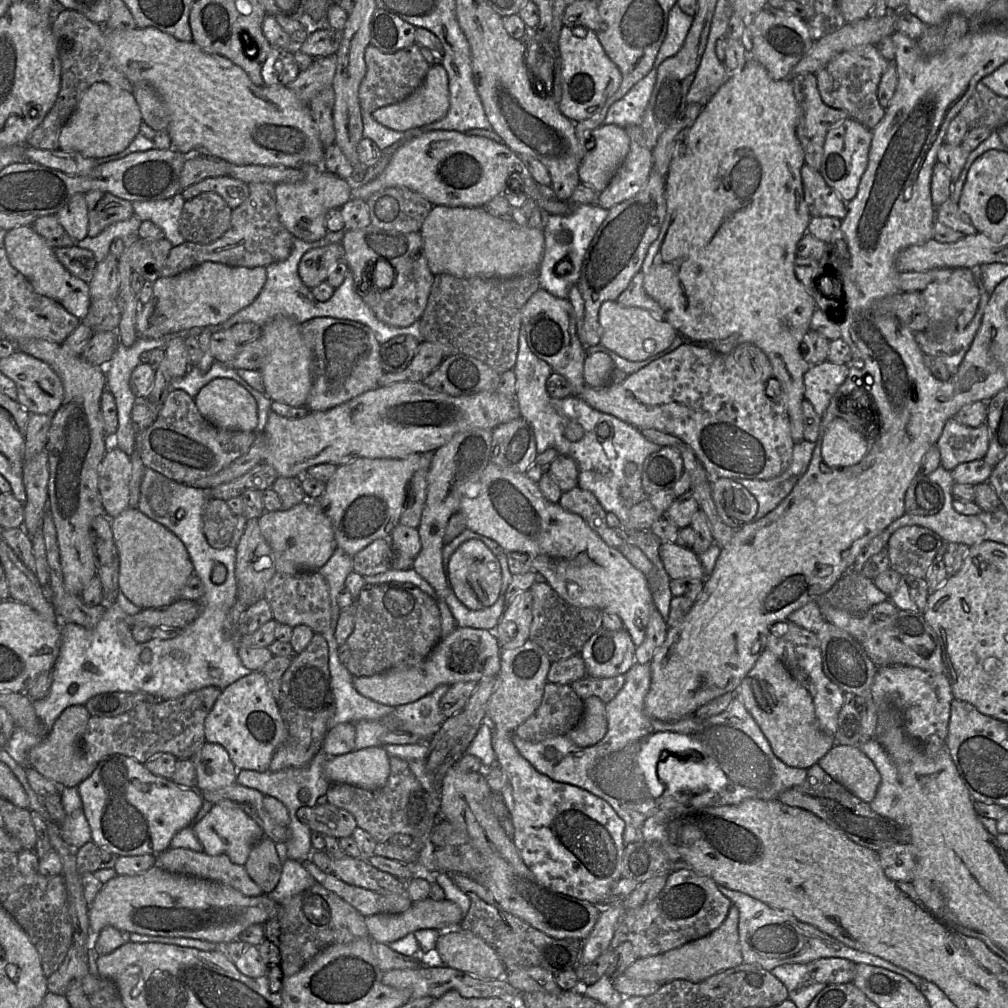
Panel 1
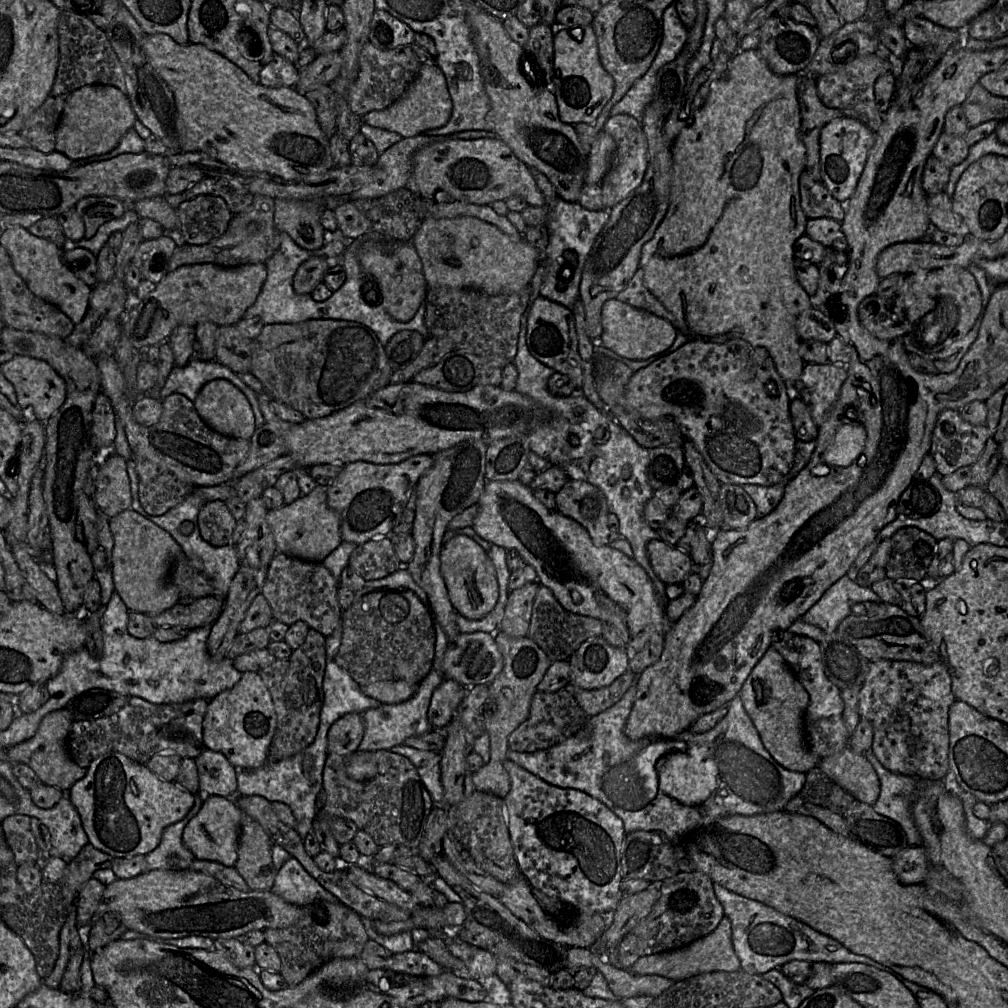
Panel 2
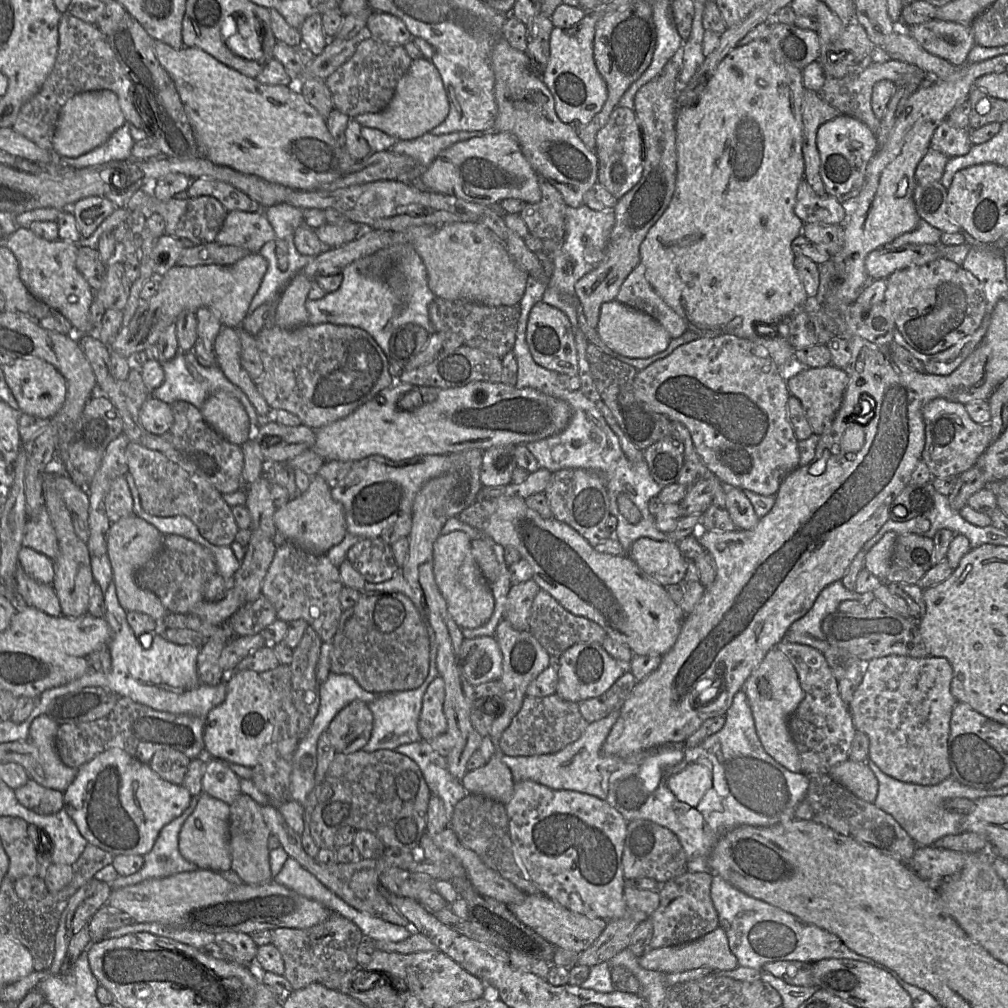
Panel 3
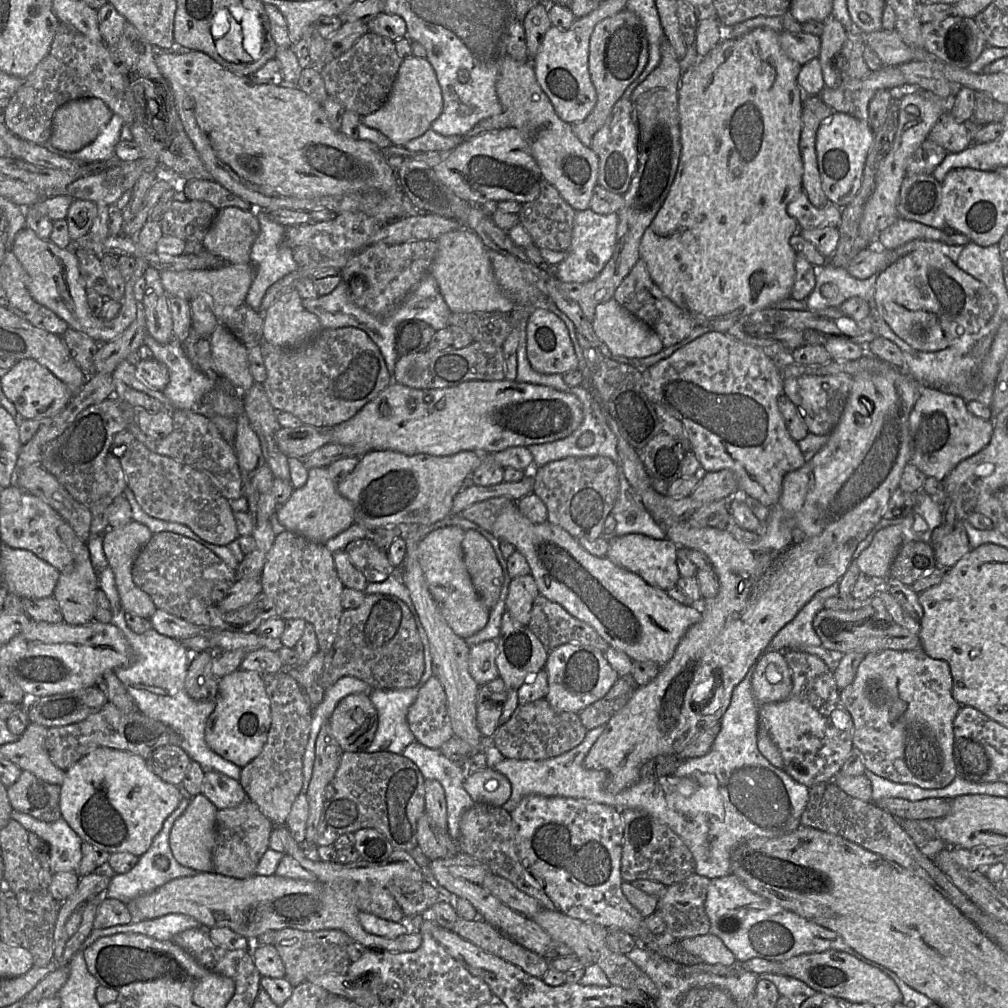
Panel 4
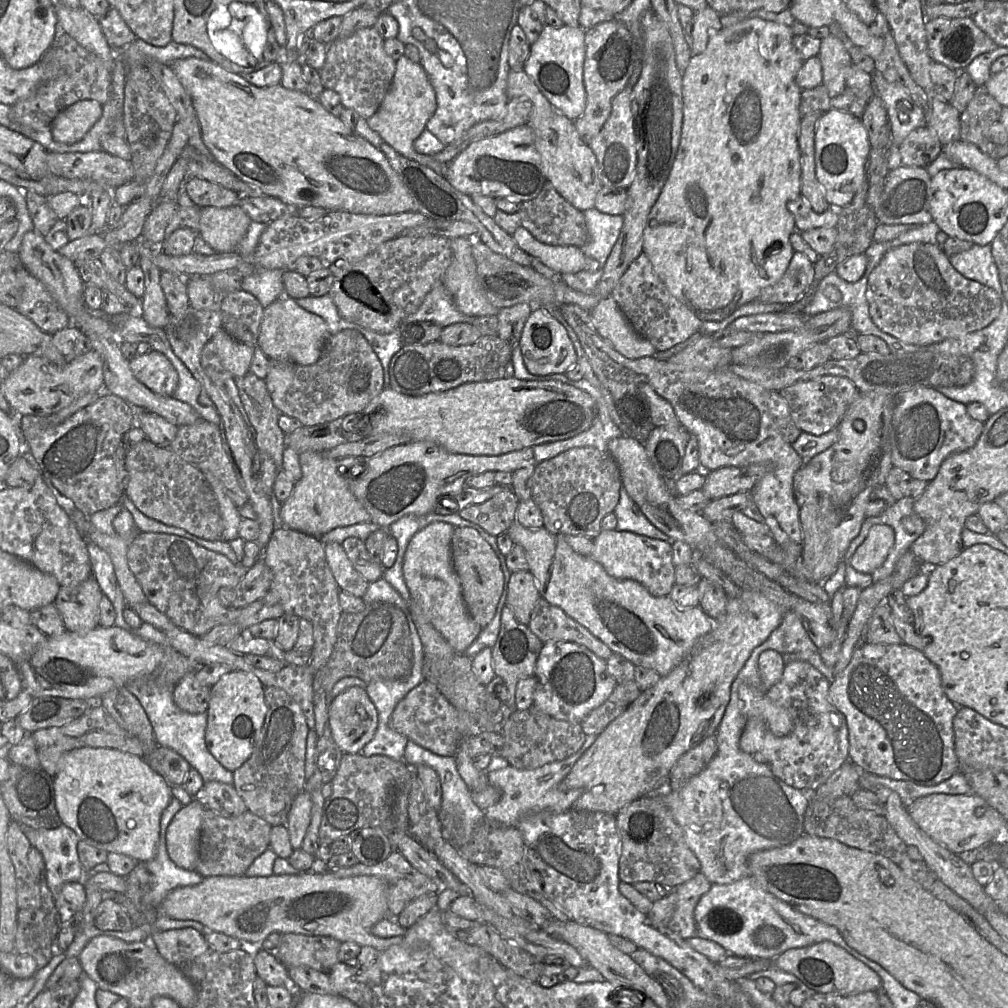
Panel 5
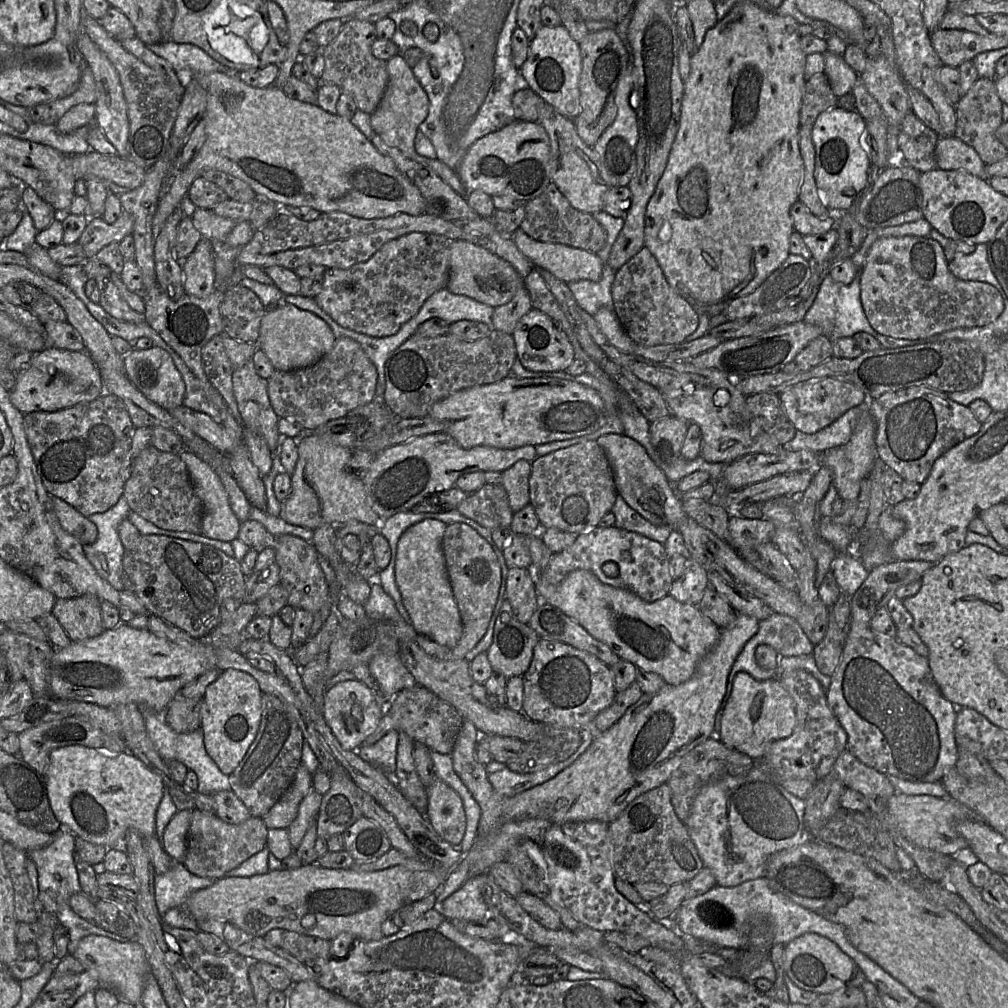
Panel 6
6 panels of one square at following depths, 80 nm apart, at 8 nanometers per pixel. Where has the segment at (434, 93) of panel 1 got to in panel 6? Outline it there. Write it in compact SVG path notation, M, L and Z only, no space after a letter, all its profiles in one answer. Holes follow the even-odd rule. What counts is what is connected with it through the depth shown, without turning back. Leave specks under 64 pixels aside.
M396 55L387 61L388 84L384 95L370 115L370 123L375 131L388 145L401 150L407 157L423 165L430 167L445 183L460 195L466 197L467 190L464 188L457 169L452 169L437 158L427 158L419 155L415 150L415 137L420 124L426 119L429 112L429 98L421 86L412 68L404 60L402 55Z

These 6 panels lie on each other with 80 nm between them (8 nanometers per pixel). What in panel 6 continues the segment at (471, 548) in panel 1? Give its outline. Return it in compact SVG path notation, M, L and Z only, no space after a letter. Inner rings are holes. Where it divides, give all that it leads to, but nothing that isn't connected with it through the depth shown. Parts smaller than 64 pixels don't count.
M426 519L406 529L397 544L394 569L395 582L401 594L403 605L409 615L410 624L418 635L424 635L439 645L454 647L462 636L463 626L442 550L442 540L446 527L447 524L442 521Z

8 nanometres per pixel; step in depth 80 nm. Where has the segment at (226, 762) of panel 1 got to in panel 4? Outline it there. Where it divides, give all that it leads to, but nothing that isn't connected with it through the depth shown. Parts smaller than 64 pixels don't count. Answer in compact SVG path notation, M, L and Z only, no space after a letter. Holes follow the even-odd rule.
M217 771L204 772L201 794L218 810L236 807L248 799L237 780Z

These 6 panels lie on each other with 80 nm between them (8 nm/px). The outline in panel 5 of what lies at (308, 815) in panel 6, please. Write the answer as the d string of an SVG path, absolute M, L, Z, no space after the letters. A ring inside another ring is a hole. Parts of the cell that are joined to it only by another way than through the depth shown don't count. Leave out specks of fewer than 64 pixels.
M302 791L293 801L286 827L290 844L294 850L302 847L304 837L311 822L312 800L310 794Z

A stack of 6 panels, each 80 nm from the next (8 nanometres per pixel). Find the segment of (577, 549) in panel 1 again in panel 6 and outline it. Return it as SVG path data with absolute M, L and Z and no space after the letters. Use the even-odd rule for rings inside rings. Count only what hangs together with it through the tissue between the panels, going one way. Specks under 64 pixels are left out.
M538 531L526 535L526 540L532 559L531 571L534 574L534 585L540 601L560 609L592 637L606 644L620 659L632 663L638 669L659 675L668 685L679 685L695 673L701 659L717 643L721 629L705 618L697 606L679 602L670 594L649 603L629 590L603 584L592 572L583 569L570 572L559 584L547 583L541 579L541 572L553 553L547 548Z

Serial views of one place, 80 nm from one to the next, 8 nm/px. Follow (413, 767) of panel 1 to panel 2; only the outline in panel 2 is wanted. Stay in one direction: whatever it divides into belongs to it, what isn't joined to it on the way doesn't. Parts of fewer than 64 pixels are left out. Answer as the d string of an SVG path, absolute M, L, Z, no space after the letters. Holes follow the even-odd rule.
M403 744L394 746L389 750L406 757L411 761L433 802L440 806L444 806L447 814L448 806L444 802L444 790L441 783L441 752L419 750Z

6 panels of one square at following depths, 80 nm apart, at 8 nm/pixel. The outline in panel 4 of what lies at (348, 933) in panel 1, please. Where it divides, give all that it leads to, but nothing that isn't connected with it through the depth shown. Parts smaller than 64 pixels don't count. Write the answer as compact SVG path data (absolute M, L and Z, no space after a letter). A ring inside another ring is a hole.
M285 928L276 931L274 947L285 967L285 978L296 987L308 978L324 974L345 974L351 961L347 948L353 940L337 929L301 931Z

